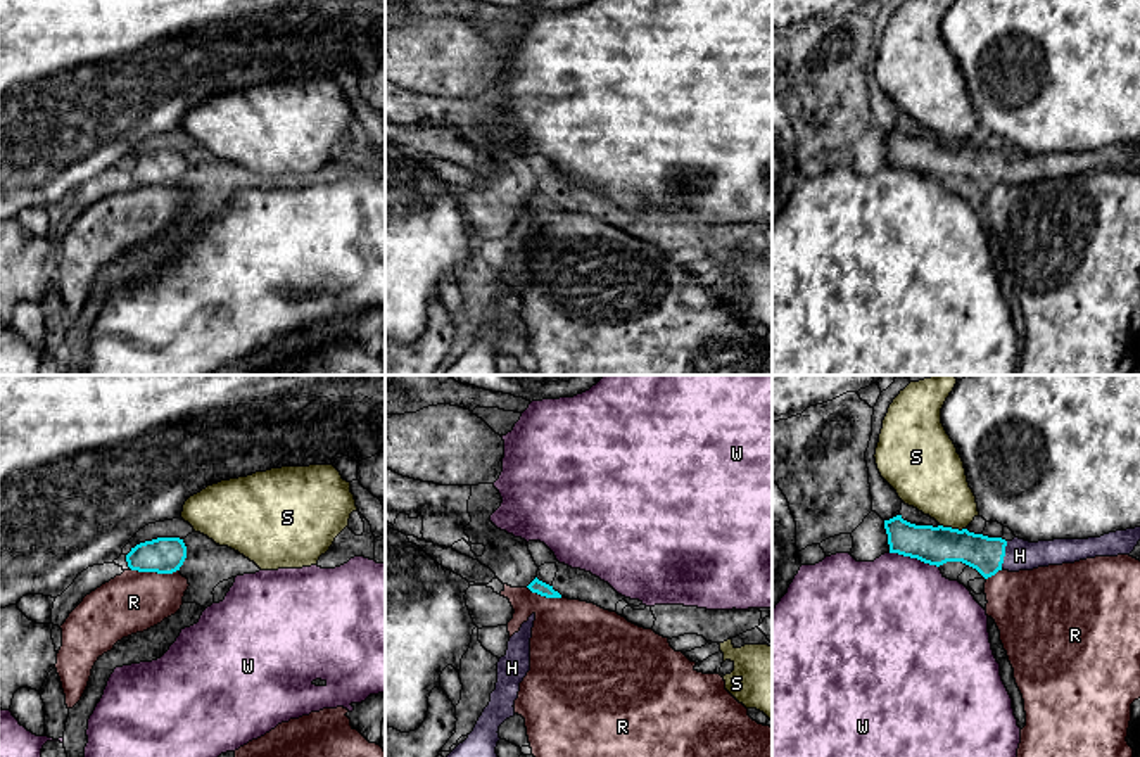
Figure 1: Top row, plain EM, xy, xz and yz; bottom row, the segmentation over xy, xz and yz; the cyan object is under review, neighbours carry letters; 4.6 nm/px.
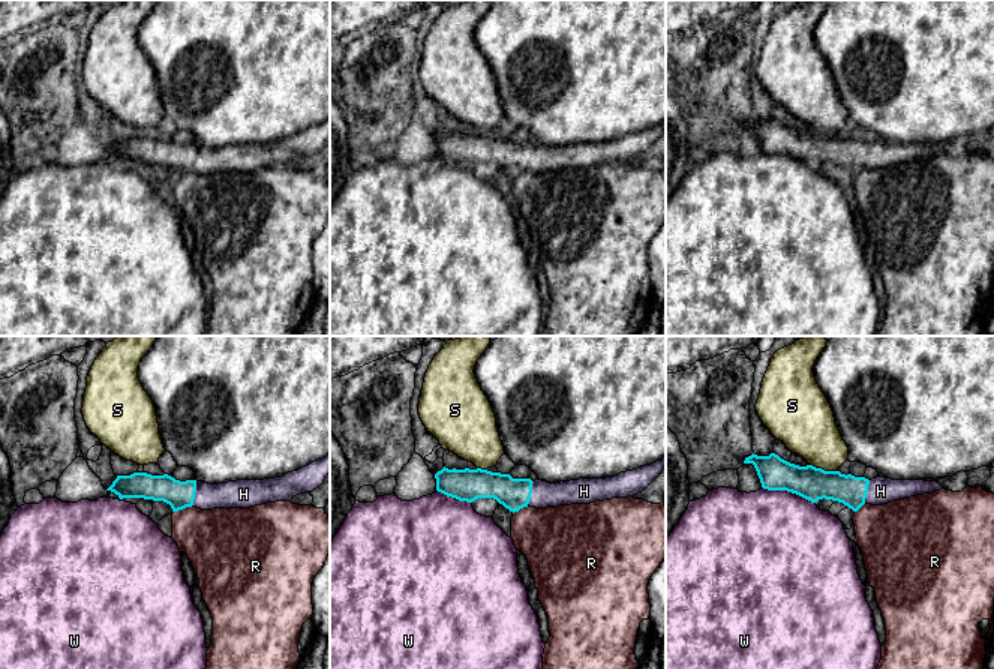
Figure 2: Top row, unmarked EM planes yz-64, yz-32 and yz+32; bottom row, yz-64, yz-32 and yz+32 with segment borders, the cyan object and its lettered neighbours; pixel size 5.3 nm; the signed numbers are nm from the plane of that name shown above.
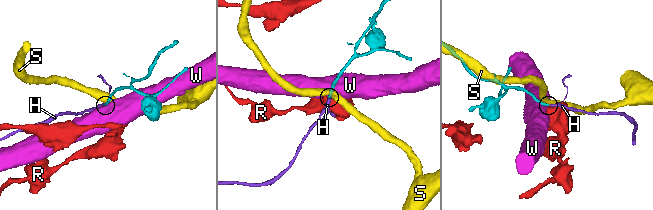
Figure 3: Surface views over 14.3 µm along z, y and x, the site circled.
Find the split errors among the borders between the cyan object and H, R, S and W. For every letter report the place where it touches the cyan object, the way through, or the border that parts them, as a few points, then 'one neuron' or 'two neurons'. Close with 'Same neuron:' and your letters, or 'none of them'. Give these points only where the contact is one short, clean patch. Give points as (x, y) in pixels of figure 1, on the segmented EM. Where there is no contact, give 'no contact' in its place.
H: contact yz (1004, 555); way yz (983, 553), (1004, 555), (1019, 555); one neuron
R: contact xy (154, 571); border xy (130, 567), (158, 572), (178, 571); two neurons
S: contact yz (954, 529); border yz (940, 524), (966, 529); two neurons
W: contact yz (914, 557); two neurons
Same neuron: H

